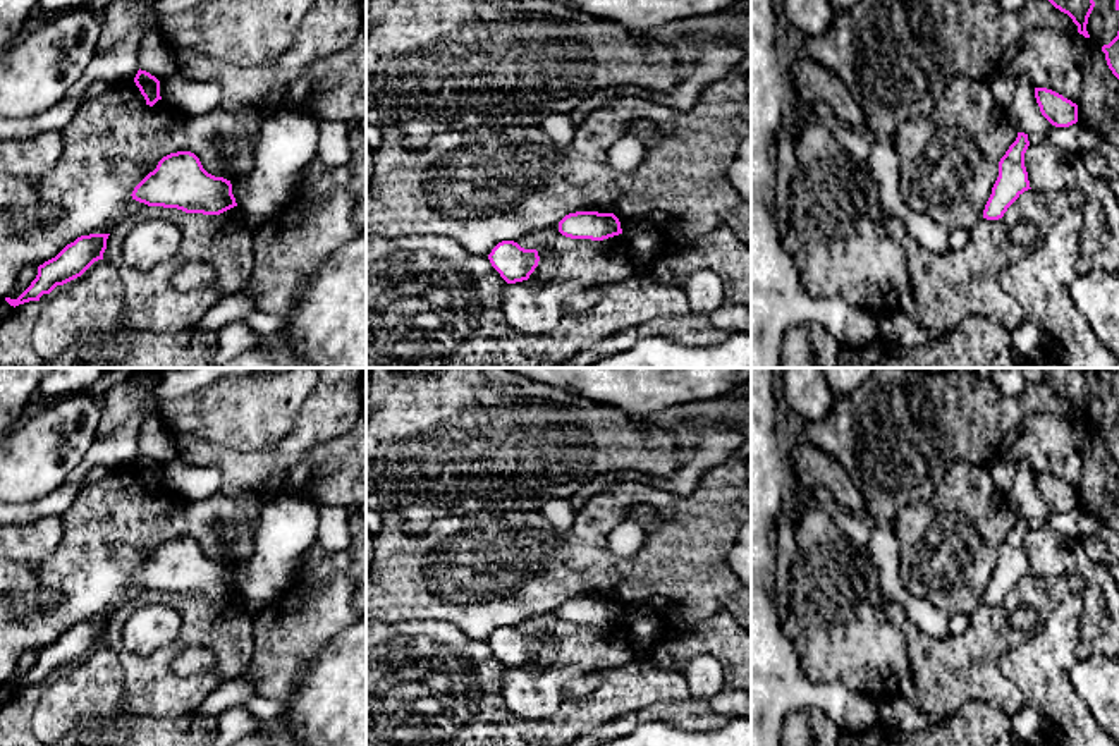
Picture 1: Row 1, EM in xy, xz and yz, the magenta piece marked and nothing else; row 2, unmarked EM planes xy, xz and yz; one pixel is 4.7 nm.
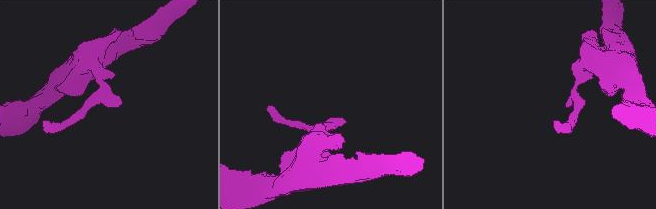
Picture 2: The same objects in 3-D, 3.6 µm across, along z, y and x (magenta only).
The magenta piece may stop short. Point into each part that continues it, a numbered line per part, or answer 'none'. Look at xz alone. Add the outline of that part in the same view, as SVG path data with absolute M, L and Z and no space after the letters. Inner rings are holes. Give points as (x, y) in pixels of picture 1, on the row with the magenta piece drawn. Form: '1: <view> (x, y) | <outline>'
none

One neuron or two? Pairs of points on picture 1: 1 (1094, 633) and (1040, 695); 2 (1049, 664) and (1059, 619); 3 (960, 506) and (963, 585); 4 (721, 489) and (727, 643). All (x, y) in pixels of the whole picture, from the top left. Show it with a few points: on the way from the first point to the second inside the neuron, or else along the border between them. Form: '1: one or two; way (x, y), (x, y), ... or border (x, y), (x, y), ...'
1: two; border (1083, 614), (1078, 659)
2: one; way (1051, 654), (1059, 629)
3: one; way (960, 525), (960, 566)
4: two; border (733, 616), (714, 612), (686, 623)

